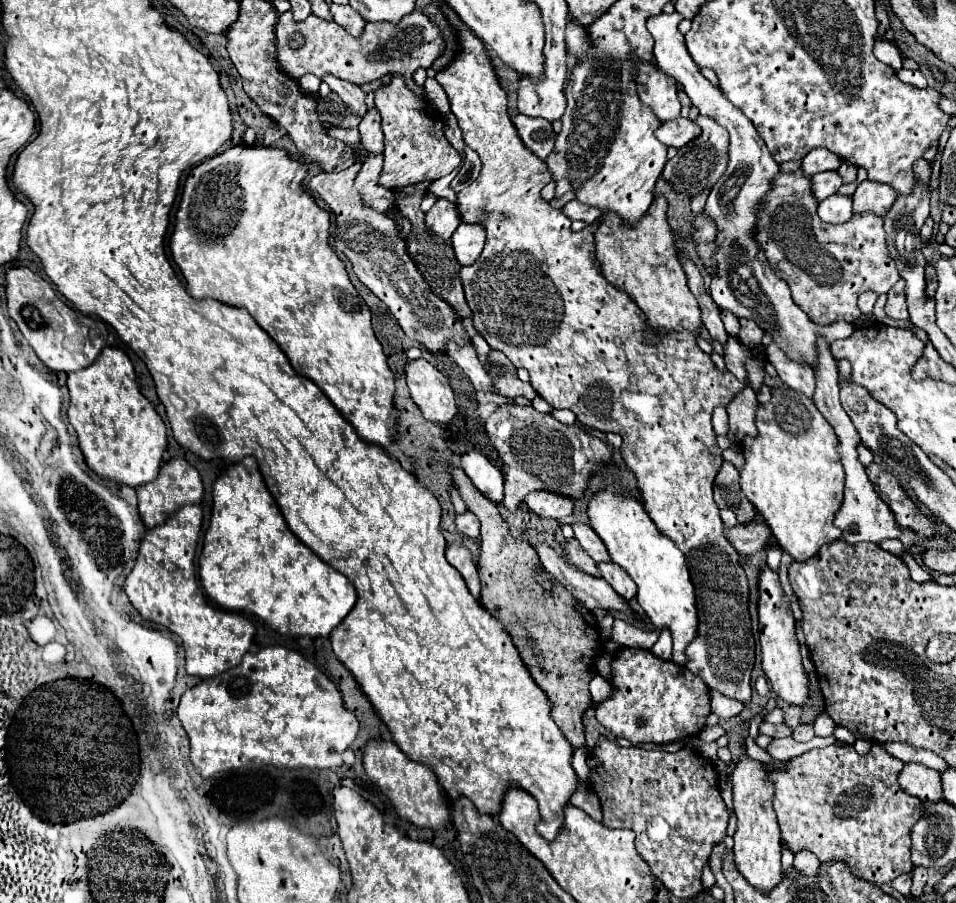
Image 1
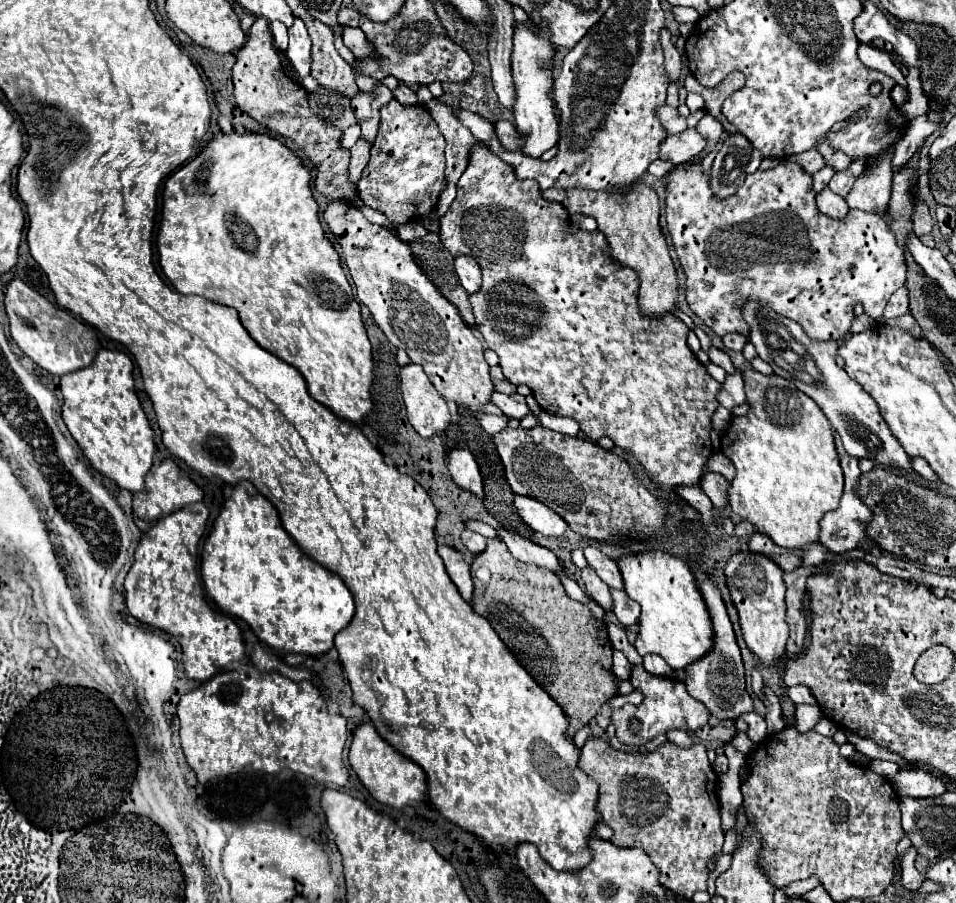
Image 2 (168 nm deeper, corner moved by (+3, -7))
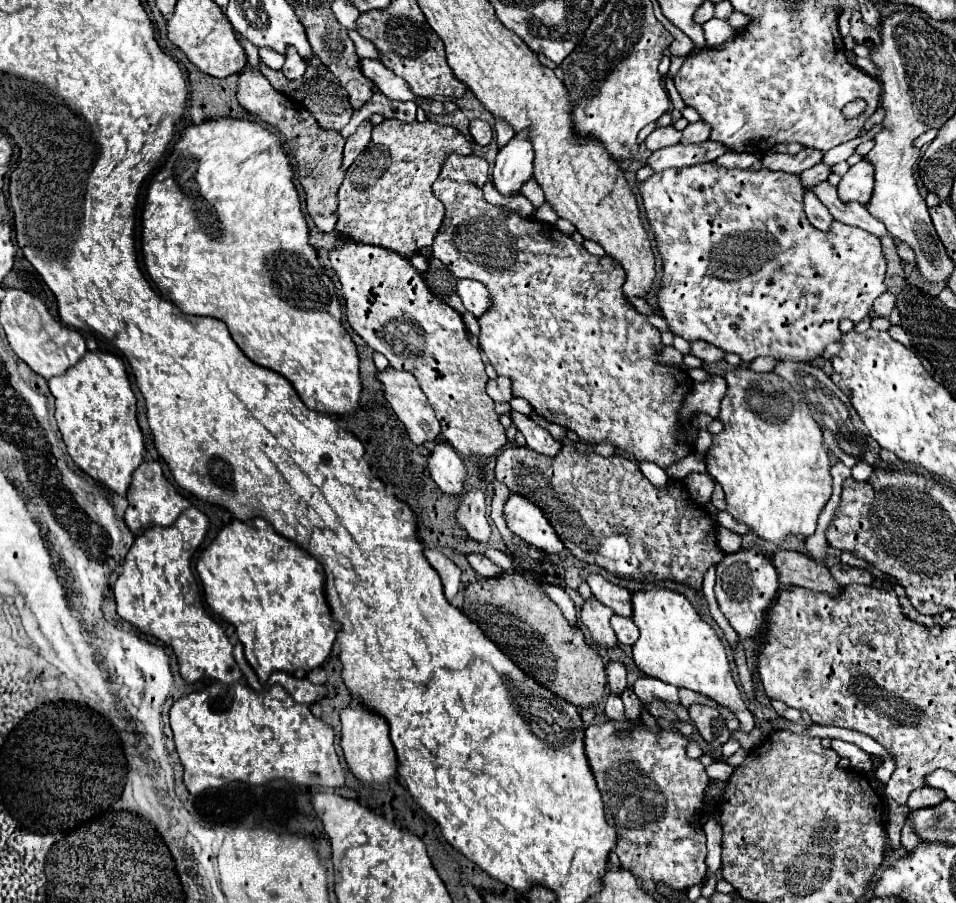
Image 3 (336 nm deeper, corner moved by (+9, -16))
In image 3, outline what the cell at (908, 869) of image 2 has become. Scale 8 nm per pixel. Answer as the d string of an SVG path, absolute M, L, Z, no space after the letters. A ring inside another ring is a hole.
M906 820L904 828L902 828L902 844L904 844L906 850L916 848L916 840L918 840L918 836L916 836L916 832L912 832L912 828L914 828L914 824L912 824L910 820Z

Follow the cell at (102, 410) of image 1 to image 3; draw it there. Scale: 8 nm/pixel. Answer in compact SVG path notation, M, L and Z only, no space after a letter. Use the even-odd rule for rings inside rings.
M86 352L68 372L48 380L56 398L56 422L74 464L118 494L126 494L132 472L144 460L144 438L136 422L136 396L120 356Z

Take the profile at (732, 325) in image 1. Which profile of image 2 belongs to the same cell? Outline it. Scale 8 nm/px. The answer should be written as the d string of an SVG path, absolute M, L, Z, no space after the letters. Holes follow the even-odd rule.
M780 161L780 165L776 165L770 171L756 171L752 175L746 177L746 183L736 191L734 197L730 199L716 199L714 193L710 191L708 185L708 173L702 171L702 165L690 165L690 167L678 167L678 171L670 177L666 177L666 221L668 221L668 231L672 237L672 243L676 247L676 255L682 263L682 269L686 273L686 299L690 303L690 309L716 333L716 335L726 335L726 333L748 333L748 325L740 315L740 305L746 299L754 299L754 301L762 301L766 305L770 305L778 315L784 315L796 323L802 325L802 329L806 331L806 335L814 341L828 341L828 339L836 339L836 341L844 341L850 335L850 325L854 319L854 305L862 303L864 305L864 313L868 313L872 319L882 317L882 307L886 307L890 295L900 289L906 283L906 261L904 261L904 253L902 249L896 245L894 235L890 235L890 229L886 227L886 219L874 213L862 213L862 211L854 211L850 209L848 217L844 221L830 221L826 215L822 215L816 207L814 201L814 191L810 187L812 177L794 161Z

